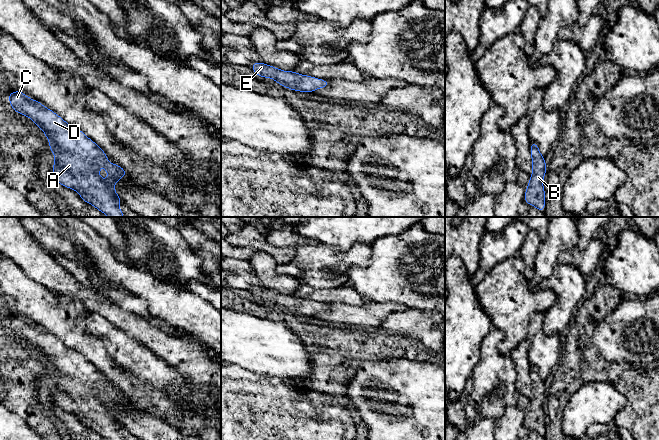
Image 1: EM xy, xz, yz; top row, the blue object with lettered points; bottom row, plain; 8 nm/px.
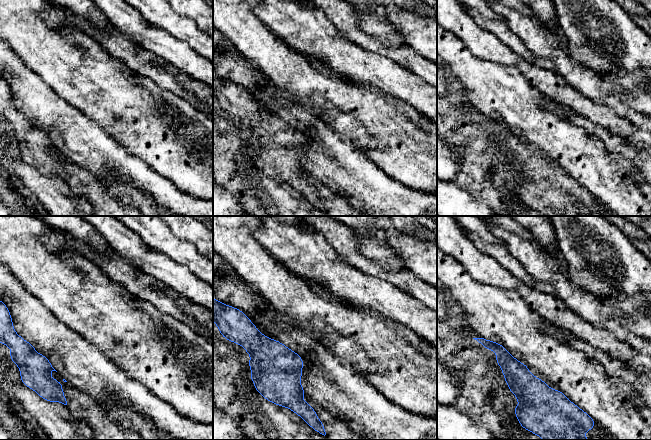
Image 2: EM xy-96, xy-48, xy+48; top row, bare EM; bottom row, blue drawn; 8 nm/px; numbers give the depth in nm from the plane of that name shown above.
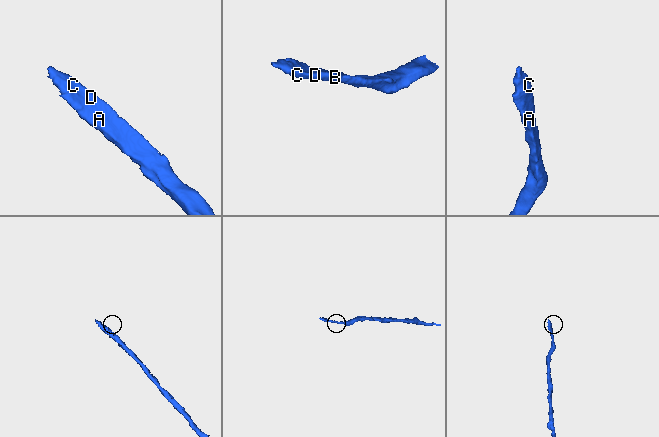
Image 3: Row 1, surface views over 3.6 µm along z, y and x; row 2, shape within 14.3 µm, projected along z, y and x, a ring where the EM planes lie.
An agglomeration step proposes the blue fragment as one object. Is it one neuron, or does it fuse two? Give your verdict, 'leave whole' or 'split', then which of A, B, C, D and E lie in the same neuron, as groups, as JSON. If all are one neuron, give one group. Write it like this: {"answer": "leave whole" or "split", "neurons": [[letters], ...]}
{"answer": "leave whole", "neurons": [["A", "B", "C", "D", "E"]]}

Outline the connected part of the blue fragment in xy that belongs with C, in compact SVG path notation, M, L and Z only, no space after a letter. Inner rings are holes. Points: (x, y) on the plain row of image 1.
M20 315L11 316L8 323L14 335L29 341L38 352L44 355L44 359L49 365L49 372L55 381L52 392L55 404L64 411L77 415L83 425L91 428L102 437L108 440L124 440L124 437L119 433L122 423L117 419L114 407L119 407L120 403L128 397L119 389L110 388L105 376L84 356L65 346L59 339L51 333L45 332L39 325L29 322ZM102 390L106 392L107 404L99 400L99 393Z

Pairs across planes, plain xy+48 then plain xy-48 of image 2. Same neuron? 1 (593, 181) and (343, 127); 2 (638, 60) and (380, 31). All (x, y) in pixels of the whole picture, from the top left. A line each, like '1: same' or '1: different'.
1: same
2: same

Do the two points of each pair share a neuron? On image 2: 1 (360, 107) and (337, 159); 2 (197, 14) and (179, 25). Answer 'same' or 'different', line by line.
1: different
2: different

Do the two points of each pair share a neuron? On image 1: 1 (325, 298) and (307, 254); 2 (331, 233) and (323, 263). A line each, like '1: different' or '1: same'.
1: different
2: different

